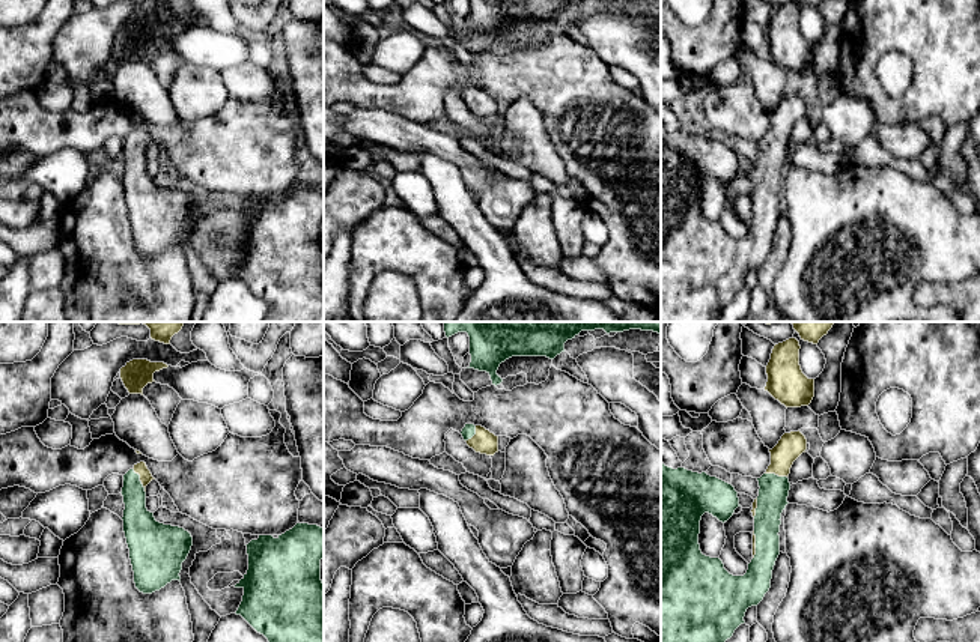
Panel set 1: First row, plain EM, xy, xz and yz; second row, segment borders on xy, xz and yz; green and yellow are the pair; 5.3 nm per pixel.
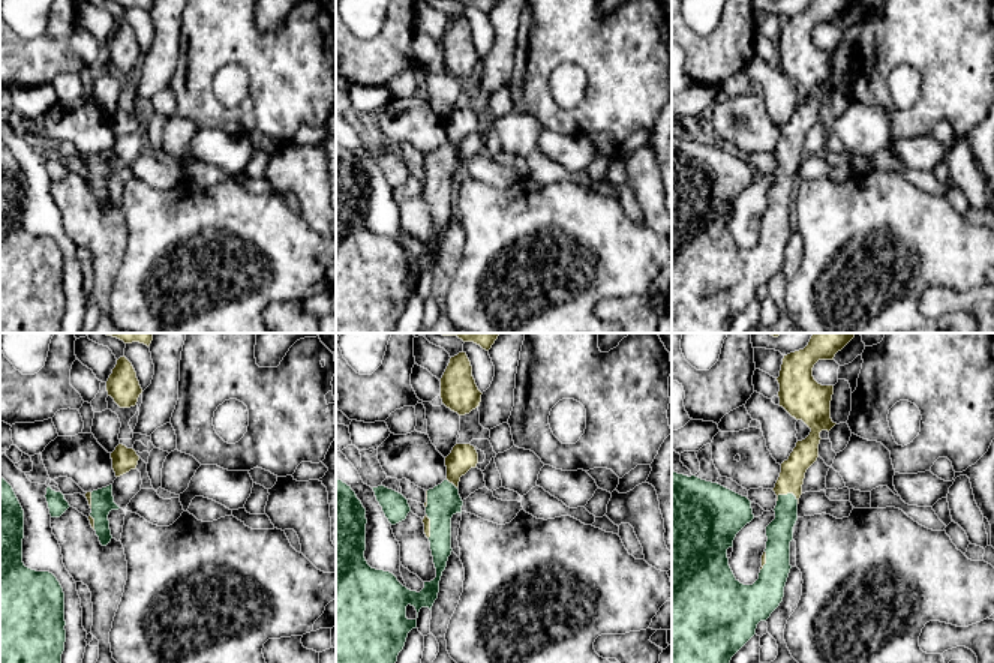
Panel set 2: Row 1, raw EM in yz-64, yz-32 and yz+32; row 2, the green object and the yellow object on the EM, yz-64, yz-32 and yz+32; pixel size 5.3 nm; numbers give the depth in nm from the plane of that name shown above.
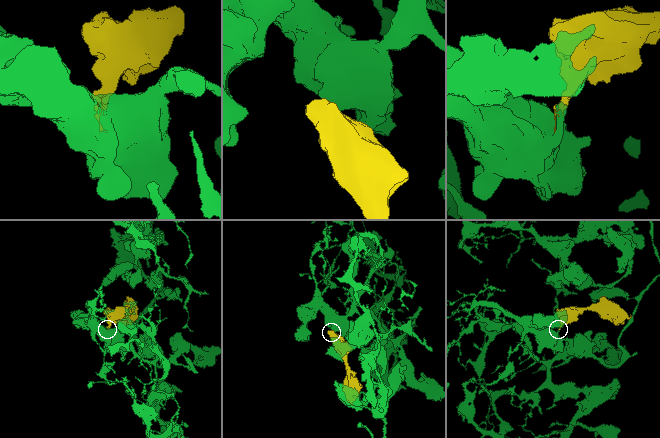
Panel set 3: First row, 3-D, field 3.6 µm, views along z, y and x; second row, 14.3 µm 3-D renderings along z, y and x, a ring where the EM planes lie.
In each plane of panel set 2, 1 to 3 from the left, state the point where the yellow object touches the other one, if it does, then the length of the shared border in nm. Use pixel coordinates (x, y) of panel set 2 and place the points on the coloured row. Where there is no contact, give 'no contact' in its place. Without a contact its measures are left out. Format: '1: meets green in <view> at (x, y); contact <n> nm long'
1: meets green in yz-64 at (92, 500); contact 90 nm long
2: meets green in yz-32 at (452, 483); contact 80 nm long
3: meets green in yz+32 at (789, 494); contact 130 nm long

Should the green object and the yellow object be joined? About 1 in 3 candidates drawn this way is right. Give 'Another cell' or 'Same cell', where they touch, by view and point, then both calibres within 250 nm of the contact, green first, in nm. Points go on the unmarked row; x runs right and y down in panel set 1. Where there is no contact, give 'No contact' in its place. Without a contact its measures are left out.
Same cell. Touches green at xy (139, 143). Thickness 180 nm (green) against 70 nm

